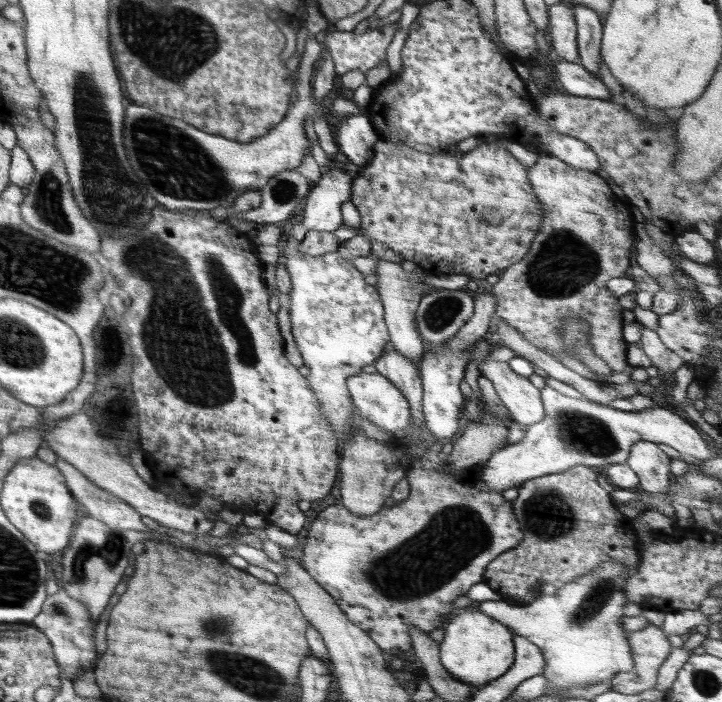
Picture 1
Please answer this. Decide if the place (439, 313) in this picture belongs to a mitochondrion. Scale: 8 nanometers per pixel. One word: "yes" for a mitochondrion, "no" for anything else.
yes

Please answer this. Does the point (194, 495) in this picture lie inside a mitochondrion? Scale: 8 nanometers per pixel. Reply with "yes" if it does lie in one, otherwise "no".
no

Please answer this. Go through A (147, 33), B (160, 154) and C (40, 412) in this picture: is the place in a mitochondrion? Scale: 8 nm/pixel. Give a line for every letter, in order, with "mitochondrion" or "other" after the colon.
A: mitochondrion
B: mitochondrion
C: other

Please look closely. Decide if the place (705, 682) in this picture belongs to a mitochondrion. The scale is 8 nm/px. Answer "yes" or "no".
yes

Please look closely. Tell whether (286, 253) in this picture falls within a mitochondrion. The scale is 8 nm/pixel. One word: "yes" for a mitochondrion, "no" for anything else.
no

